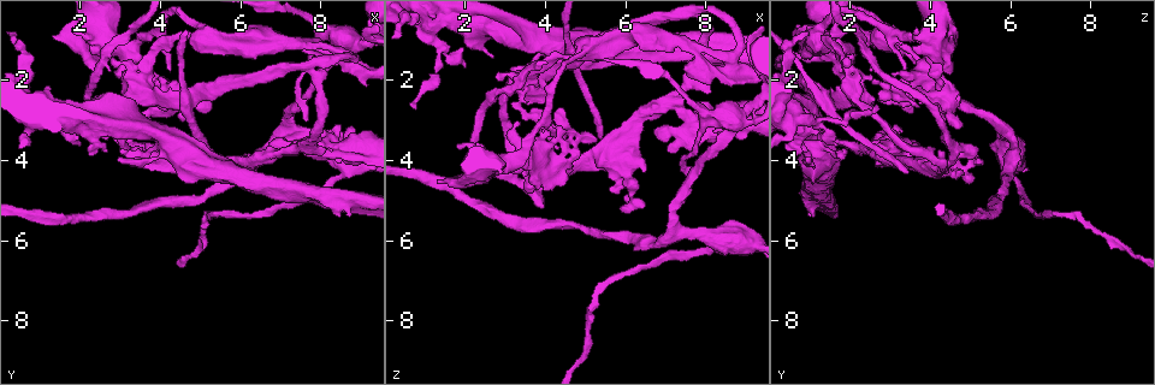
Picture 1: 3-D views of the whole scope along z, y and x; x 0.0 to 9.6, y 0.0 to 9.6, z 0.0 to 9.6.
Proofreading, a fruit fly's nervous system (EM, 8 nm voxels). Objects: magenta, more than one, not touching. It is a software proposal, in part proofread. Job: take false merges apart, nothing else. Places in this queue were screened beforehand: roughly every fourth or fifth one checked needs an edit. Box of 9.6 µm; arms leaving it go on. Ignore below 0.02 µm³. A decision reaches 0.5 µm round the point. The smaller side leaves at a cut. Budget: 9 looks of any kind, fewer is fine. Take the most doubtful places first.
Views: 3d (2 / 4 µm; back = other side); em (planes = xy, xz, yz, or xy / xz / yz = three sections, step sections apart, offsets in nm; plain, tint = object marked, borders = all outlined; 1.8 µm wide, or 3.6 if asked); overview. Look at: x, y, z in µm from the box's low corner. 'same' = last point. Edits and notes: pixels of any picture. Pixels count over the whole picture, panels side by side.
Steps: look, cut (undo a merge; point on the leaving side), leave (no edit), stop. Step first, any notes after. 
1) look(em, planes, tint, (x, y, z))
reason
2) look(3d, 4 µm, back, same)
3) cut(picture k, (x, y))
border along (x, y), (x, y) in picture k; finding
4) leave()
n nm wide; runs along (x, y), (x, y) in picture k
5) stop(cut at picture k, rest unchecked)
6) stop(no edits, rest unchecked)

look(em, planes, plain, (3.60, 2.45, 2.35))
arms run side by side

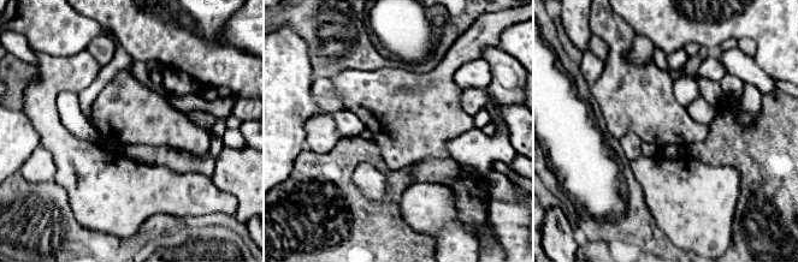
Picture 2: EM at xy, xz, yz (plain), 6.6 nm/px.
look(em, planes, tint, same)

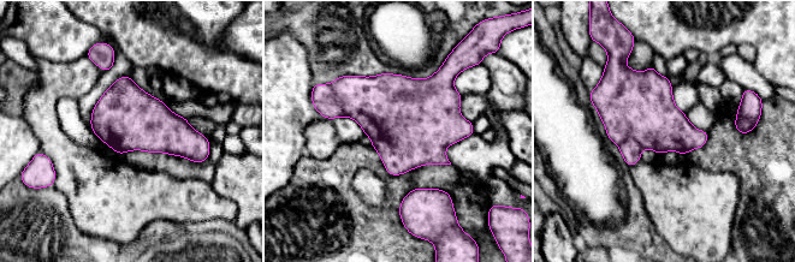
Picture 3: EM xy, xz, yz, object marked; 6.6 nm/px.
leave()
380 nm wide; all the same neuron

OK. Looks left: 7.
look(3d, 2 µm, (3.50, 4.00, 4.35))
four arms meet

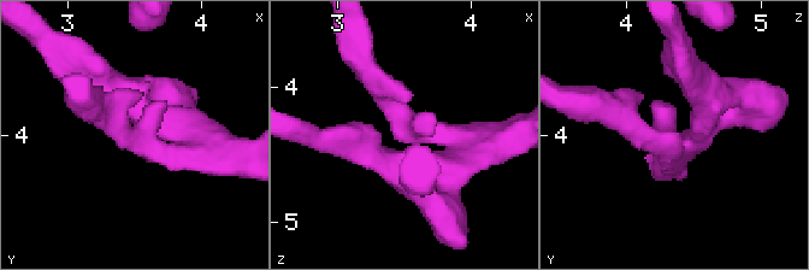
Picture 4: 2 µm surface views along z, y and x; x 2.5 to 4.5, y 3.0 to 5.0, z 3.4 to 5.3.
look(em, planes, tint, (3.56, 4.02, 4.28))
shape alone is not enough

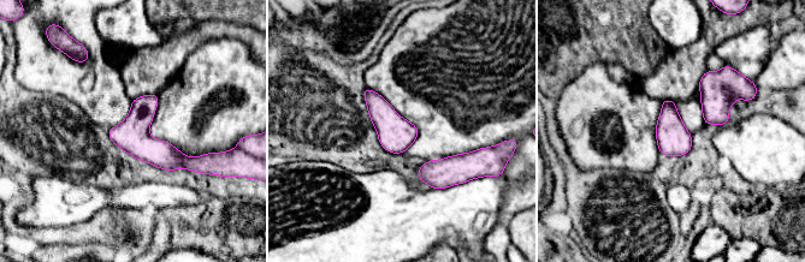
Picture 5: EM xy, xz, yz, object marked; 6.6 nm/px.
leave()
runs along (111, 132), (170, 159), (200, 159) in picture 5; continuous, no second neuron

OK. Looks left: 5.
look(em, 3.6 µm, planes, tint, (3.20, 1.25, 4.05))
thin arm on a thick one

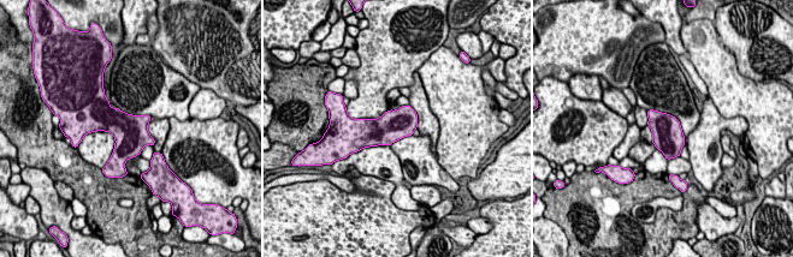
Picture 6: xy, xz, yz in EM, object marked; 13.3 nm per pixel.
leave()
one neuron here

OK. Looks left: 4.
look(em, xy, step 8, tint, (7.95, 3.65, 2.85))
sharp bend

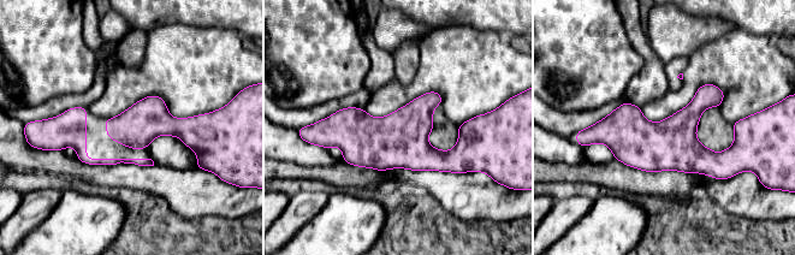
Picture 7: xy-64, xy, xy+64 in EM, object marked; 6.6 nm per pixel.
look(em, planes, borders, same)
cut it another way

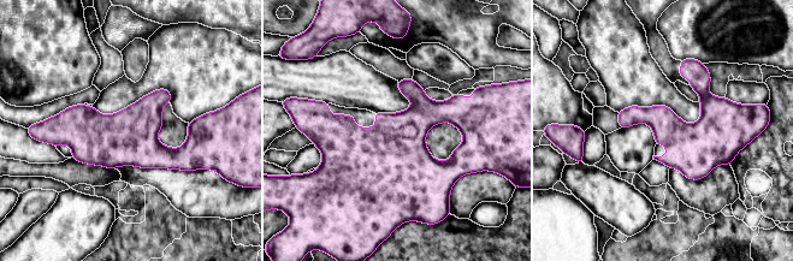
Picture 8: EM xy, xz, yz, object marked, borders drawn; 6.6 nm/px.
leave()
all the same neuron

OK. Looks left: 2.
stop(no edits, rest unchecked)

